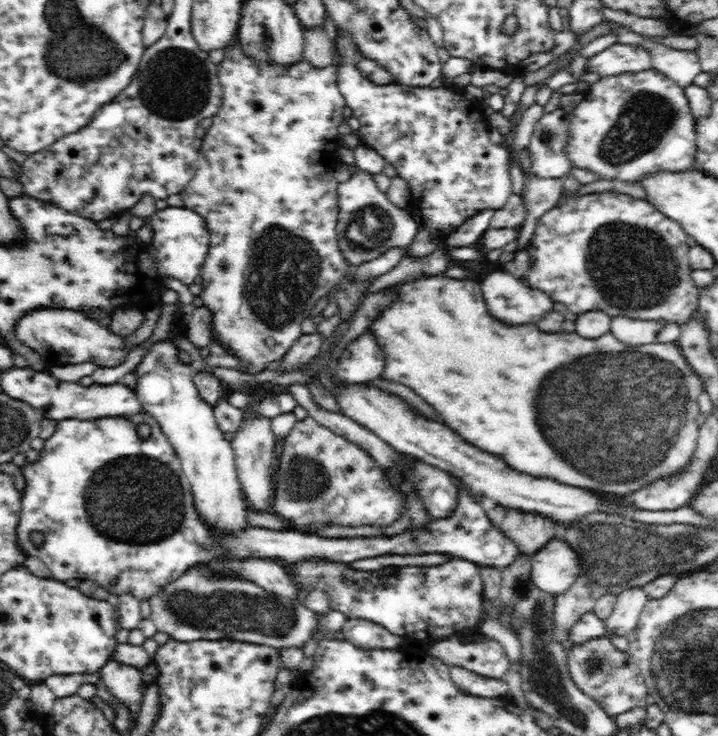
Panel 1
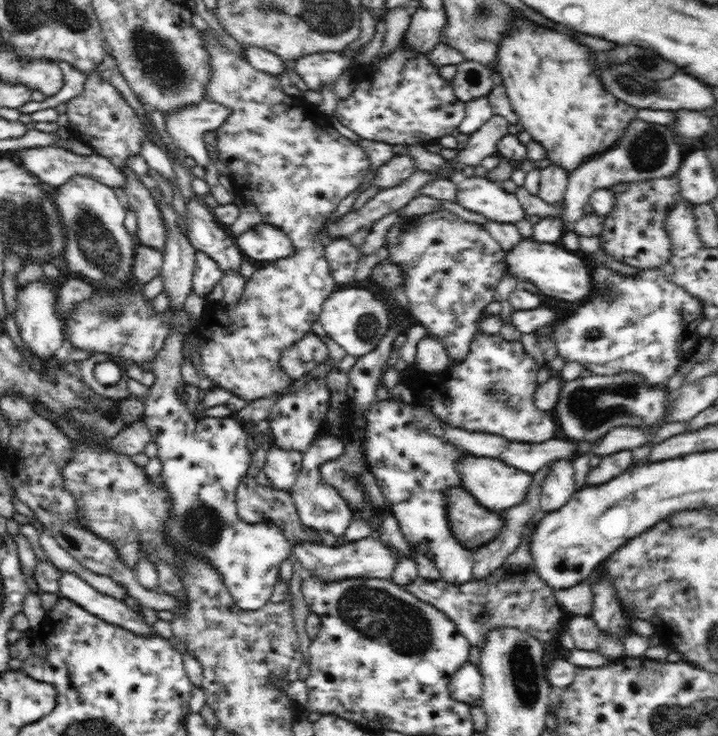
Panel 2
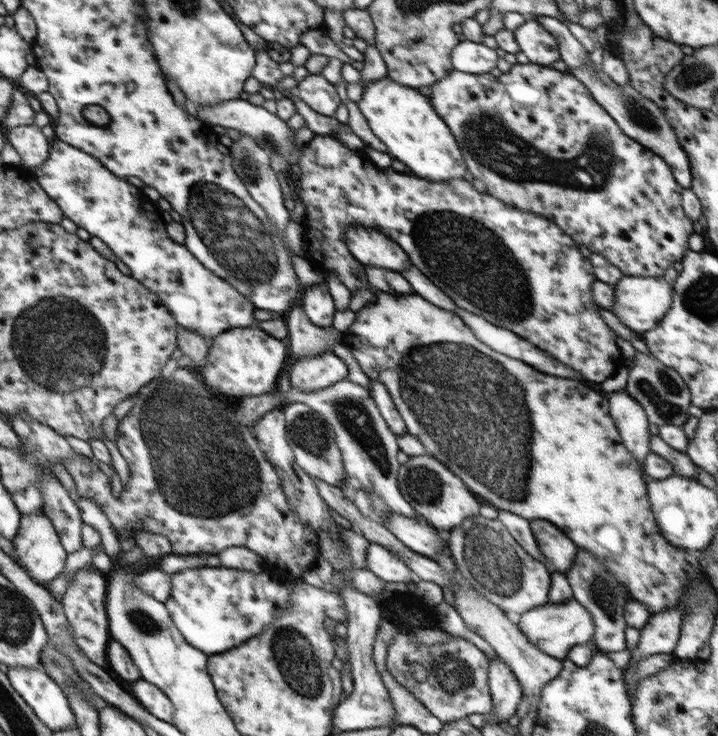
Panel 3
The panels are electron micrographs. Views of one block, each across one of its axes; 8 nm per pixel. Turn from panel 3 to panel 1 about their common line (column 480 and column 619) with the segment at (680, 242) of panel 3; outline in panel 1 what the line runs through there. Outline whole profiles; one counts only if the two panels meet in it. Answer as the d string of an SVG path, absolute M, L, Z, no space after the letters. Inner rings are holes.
M659 70L622 73L592 83L585 98L571 112L570 140L565 153L572 167L598 175L599 180L640 183L647 175L668 171L682 173L695 168L696 124L684 89Z

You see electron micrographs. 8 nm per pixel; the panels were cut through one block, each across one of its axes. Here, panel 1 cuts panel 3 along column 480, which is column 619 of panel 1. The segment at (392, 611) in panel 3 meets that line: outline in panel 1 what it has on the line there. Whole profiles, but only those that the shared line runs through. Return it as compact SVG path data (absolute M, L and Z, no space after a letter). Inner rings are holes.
M606 635L596 637L567 652L567 667L576 686L602 707L608 717L616 717L636 706L645 708L650 703L649 690L641 673L641 665L636 664L628 652L615 648Z

